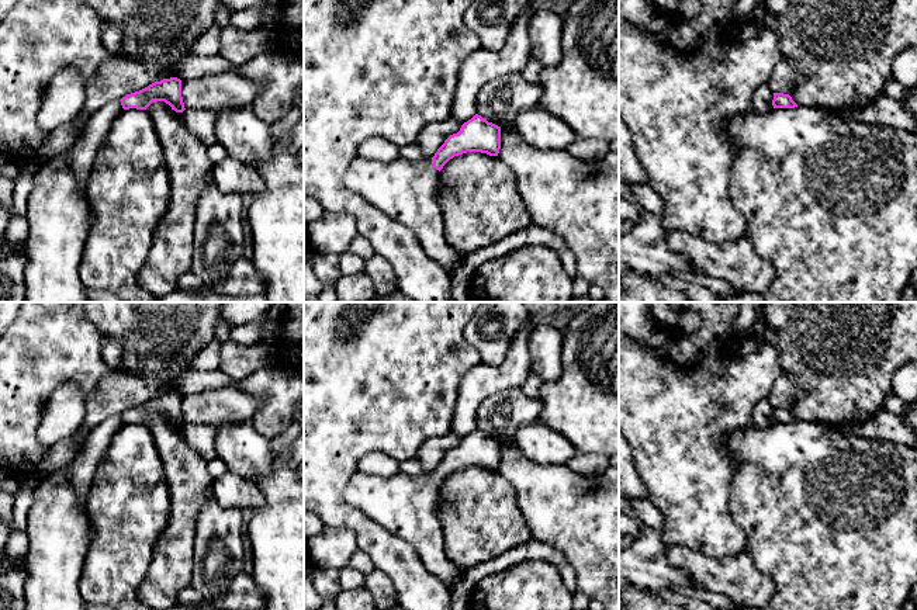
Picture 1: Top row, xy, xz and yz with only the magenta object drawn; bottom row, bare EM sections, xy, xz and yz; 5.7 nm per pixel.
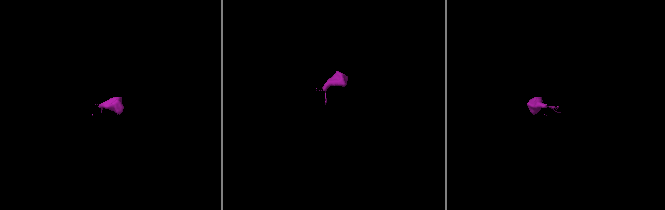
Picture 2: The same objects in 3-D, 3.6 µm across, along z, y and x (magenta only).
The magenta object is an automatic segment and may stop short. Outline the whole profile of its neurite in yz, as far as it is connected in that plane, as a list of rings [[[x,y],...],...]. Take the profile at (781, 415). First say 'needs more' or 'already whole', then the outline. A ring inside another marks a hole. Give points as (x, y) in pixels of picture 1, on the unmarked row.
already whole; [[[774,408],[774,415],[772,415],[774,423],[795,423],[797,419],[792,415],[789,409],[783,408]]]

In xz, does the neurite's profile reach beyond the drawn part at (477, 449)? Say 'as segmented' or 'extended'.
extended

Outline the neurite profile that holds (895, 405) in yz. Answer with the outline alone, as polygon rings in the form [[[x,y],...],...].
[[[890,394],[886,398],[883,408],[885,410],[887,410],[892,415],[902,416],[909,409],[909,402],[903,401],[902,398],[899,398],[894,394]]]

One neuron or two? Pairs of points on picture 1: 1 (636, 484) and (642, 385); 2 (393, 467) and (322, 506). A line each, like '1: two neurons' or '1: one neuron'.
1: two neurons
2: two neurons

